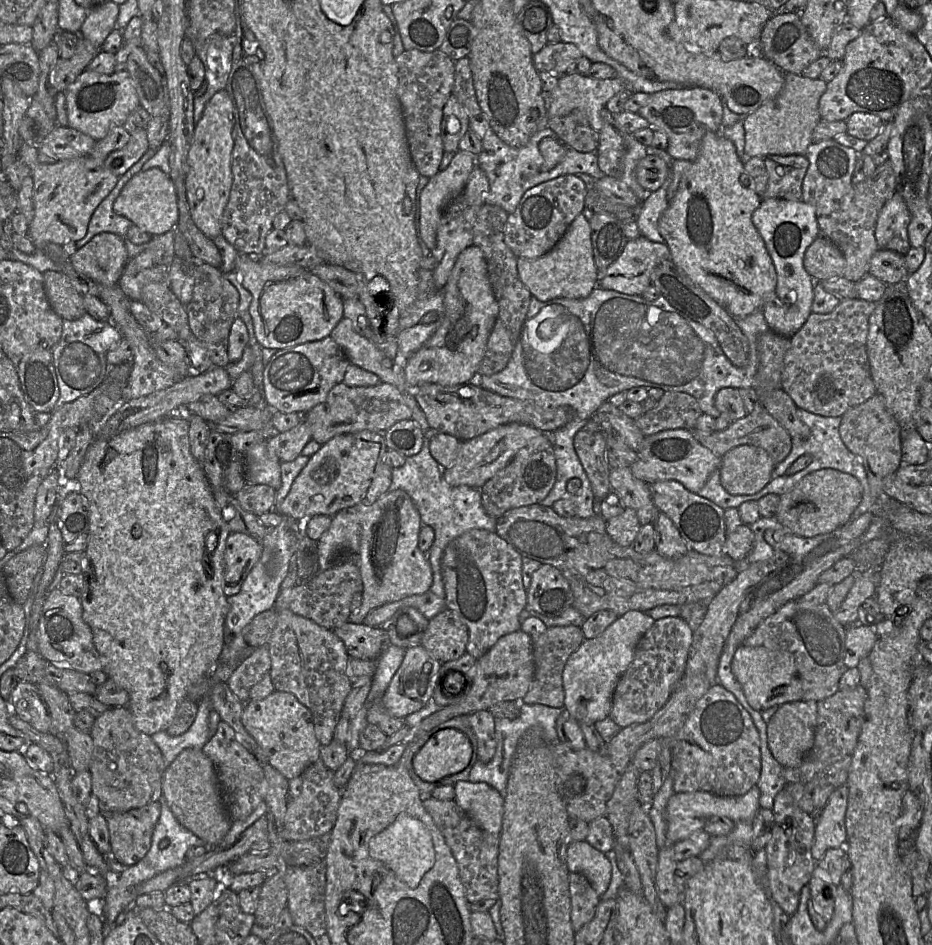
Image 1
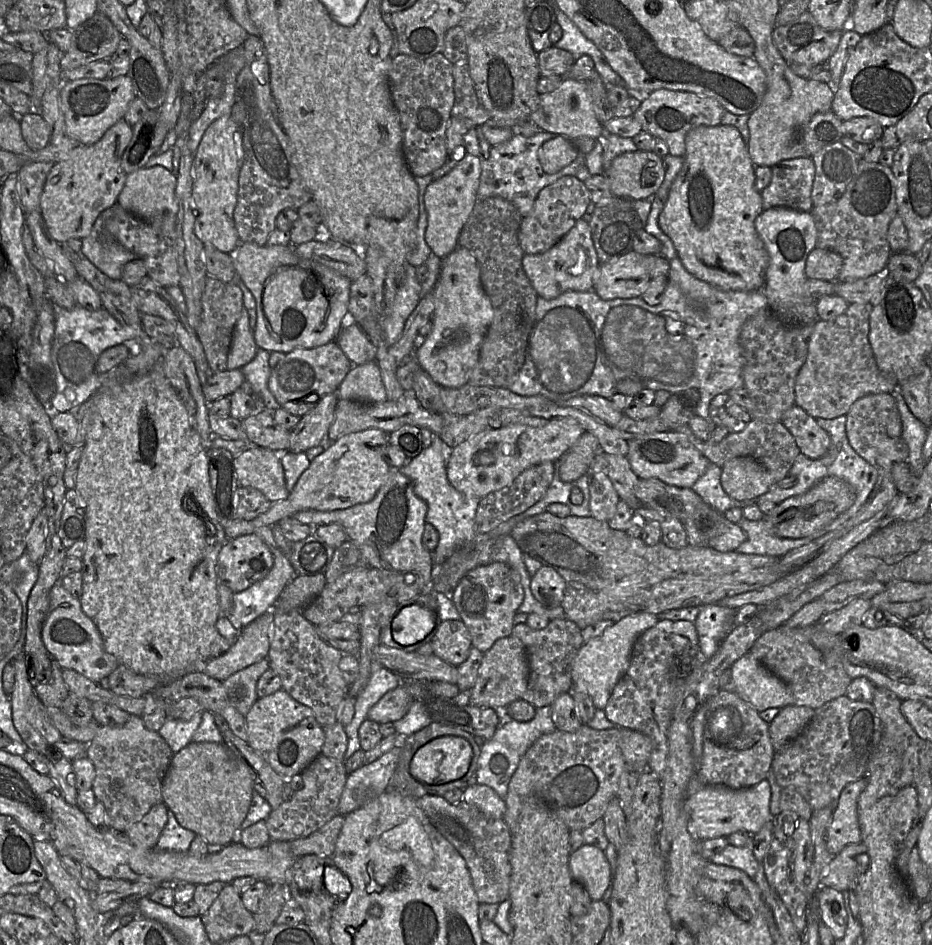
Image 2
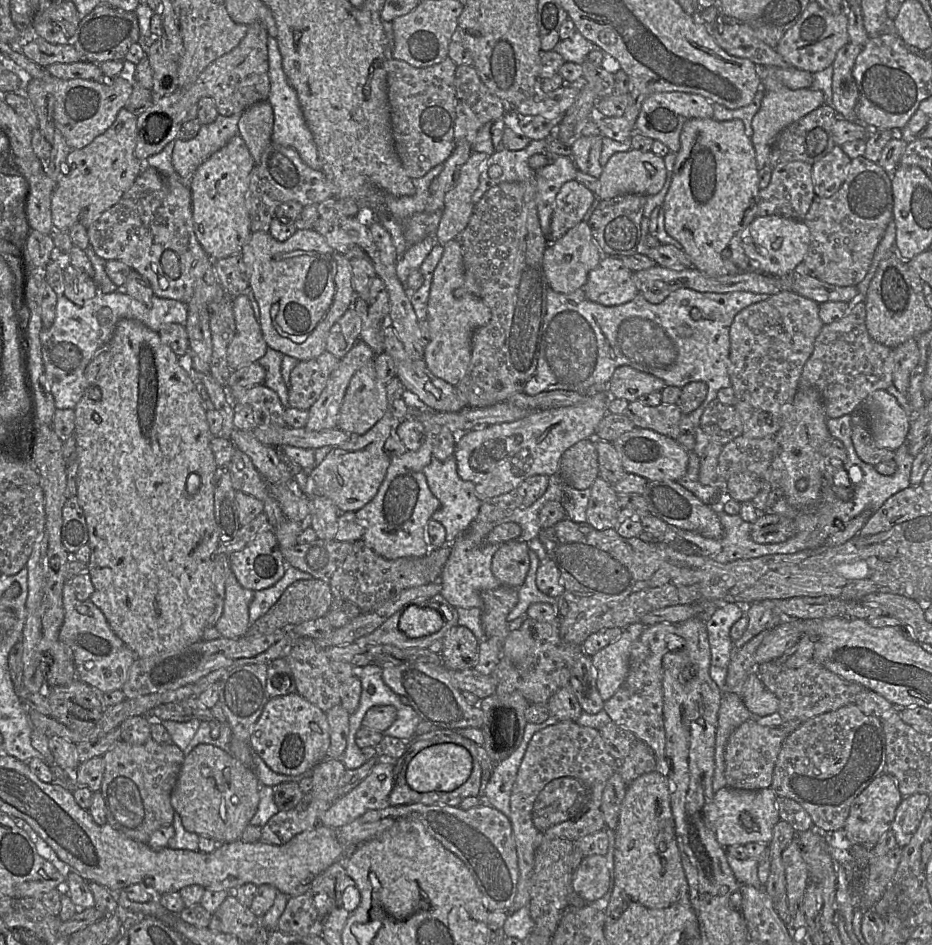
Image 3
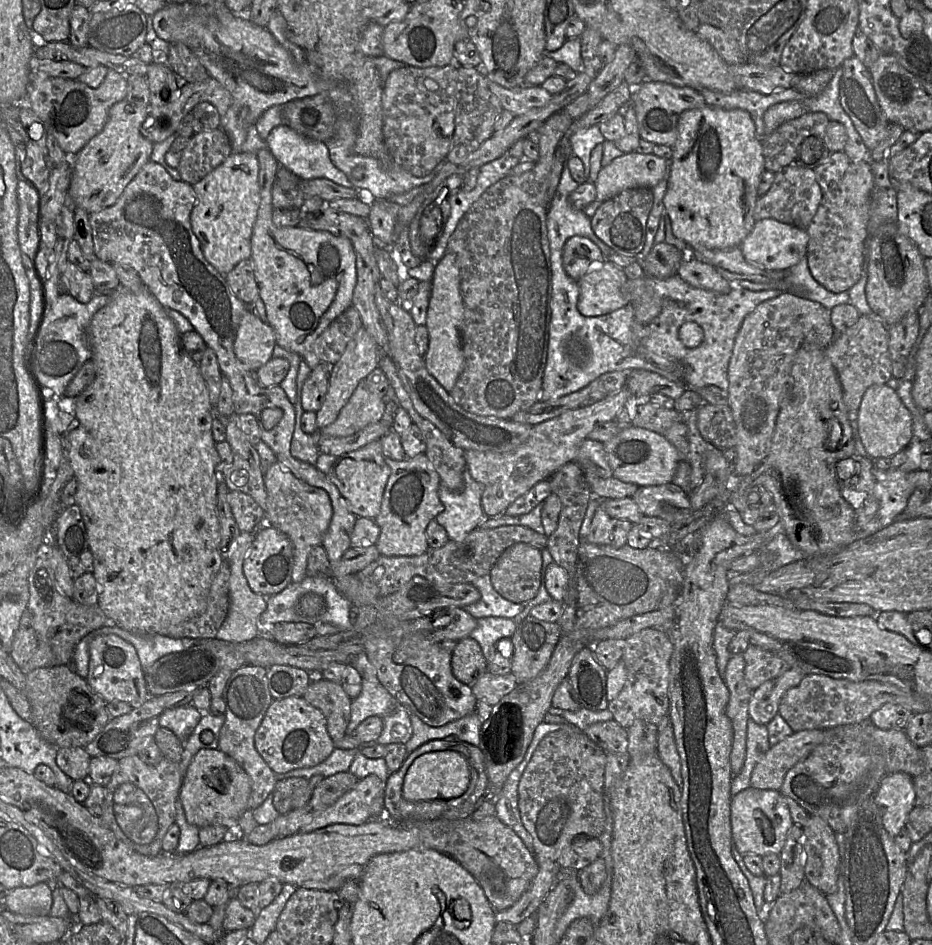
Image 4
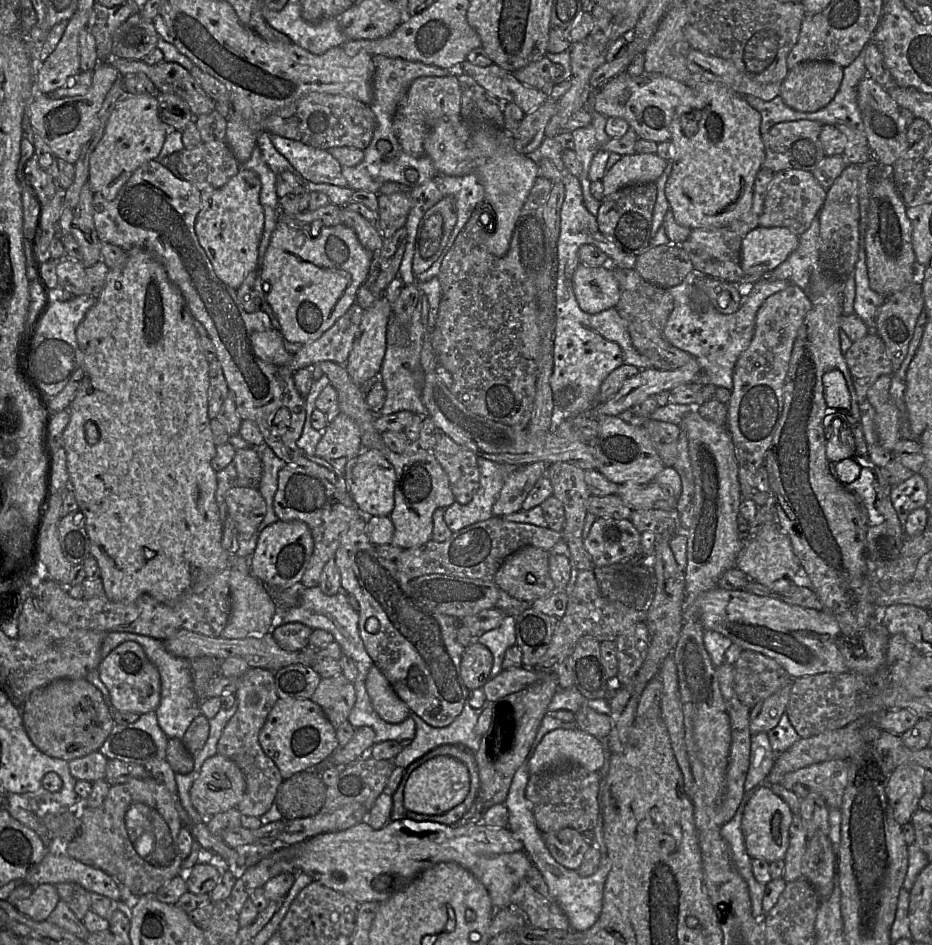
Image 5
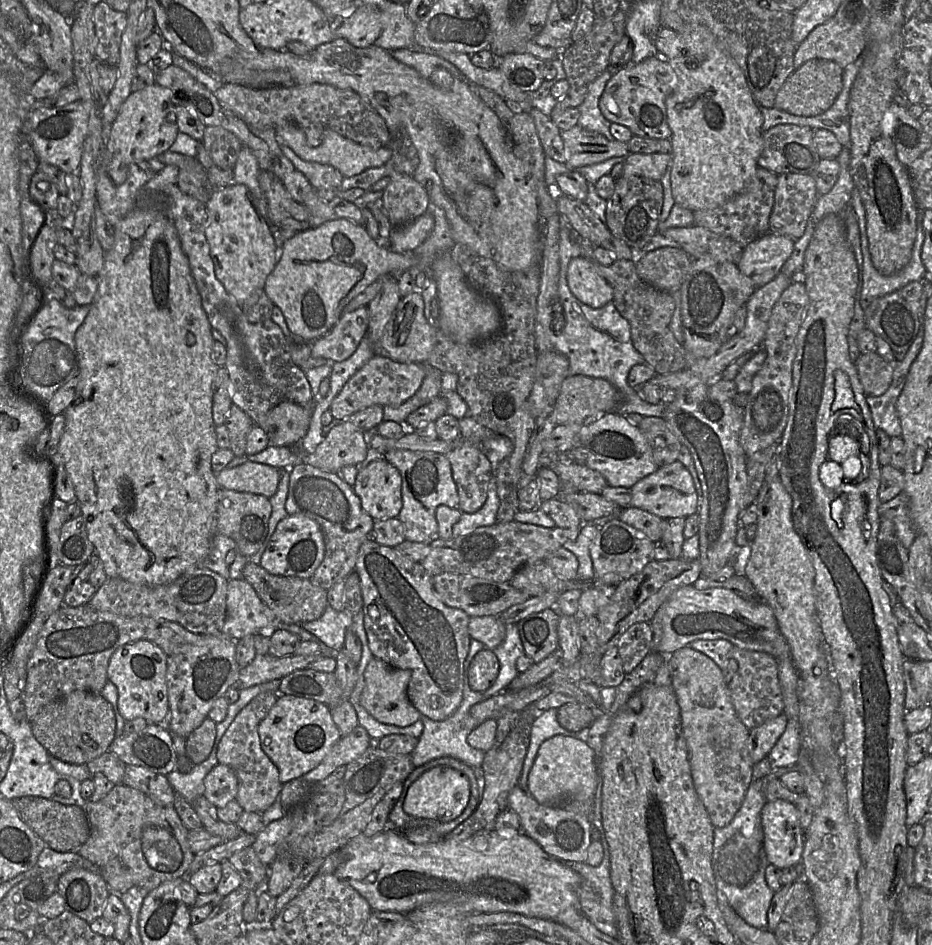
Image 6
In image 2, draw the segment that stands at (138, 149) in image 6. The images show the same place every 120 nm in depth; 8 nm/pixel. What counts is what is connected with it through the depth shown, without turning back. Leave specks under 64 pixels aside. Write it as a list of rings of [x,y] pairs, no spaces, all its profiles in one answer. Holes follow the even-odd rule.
[[[122,118],[111,126],[99,141],[90,145],[78,145],[68,154],[66,159],[53,165],[40,197],[40,213],[49,234],[56,241],[64,243],[71,238],[83,239],[87,237],[99,214],[117,202],[127,178],[127,174],[121,167],[121,160],[132,134],[133,126],[130,126]]]

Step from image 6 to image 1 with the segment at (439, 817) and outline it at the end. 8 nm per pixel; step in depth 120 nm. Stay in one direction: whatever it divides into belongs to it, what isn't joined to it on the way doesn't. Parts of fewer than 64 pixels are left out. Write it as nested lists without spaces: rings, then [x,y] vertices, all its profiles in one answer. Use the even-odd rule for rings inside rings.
[[[454,728],[434,733],[414,755],[415,773],[426,782],[436,782],[464,770],[470,763],[472,746],[468,737]]]

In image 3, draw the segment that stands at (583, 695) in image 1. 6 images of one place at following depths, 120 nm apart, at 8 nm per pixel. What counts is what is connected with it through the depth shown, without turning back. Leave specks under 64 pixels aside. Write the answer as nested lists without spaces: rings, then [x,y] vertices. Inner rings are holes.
[[[641,622],[626,626],[615,642],[591,657],[596,672],[597,689],[604,702],[610,699],[626,680],[631,647],[645,628]]]

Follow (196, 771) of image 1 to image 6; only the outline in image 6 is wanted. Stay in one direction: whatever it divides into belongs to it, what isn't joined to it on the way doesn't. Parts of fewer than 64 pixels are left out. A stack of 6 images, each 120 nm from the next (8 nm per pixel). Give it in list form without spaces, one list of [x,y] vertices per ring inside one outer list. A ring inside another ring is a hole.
[[[217,764],[204,779],[203,796],[216,808],[223,808],[236,799],[238,779],[232,768]]]

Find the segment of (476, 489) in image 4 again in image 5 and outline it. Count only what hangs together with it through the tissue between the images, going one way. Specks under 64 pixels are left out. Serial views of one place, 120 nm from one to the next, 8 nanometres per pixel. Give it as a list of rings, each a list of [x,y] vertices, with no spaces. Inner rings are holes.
[[[478,457],[478,466],[480,482],[473,499],[466,505],[455,501],[445,509],[444,520],[453,533],[492,518],[492,507],[506,477],[522,465],[503,465]]]

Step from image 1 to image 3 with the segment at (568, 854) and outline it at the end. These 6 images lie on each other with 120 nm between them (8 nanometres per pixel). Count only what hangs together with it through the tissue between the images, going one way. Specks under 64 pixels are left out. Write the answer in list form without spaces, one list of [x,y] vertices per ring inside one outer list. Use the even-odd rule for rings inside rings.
[[[586,856],[572,875],[571,889],[586,903],[591,903],[608,892],[609,878],[605,856]]]

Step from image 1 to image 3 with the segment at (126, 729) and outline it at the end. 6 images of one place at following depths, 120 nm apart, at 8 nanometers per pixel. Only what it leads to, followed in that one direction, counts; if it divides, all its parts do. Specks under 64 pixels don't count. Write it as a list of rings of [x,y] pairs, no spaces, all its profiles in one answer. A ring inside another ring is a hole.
[[[153,739],[143,745],[131,745],[123,740],[114,744],[103,756],[105,770],[100,792],[105,802],[106,821],[125,836],[147,844],[150,835],[162,826],[172,825],[174,809],[171,793],[184,761],[183,751],[175,744],[159,744]]]

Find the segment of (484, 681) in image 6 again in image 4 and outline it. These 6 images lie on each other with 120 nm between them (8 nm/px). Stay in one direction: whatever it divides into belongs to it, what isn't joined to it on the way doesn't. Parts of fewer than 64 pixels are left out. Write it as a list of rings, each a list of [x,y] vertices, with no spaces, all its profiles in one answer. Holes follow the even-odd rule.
[[[470,636],[457,641],[452,651],[451,668],[454,677],[471,686],[487,671],[487,661],[479,643]]]

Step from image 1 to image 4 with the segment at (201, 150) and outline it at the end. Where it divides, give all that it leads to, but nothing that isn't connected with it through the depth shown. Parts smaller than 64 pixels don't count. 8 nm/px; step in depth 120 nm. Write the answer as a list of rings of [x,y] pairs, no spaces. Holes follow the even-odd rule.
[[[232,152],[218,167],[192,185],[196,203],[190,215],[193,233],[200,242],[205,259],[222,275],[228,274],[240,261],[251,257],[251,237],[260,206],[259,163],[256,154]]]

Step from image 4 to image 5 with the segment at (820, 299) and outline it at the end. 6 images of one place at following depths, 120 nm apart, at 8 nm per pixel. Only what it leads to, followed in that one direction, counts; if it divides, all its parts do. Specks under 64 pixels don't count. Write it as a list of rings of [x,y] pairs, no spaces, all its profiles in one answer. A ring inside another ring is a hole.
[[[815,217],[809,228],[799,236],[797,248],[775,270],[761,279],[787,280],[806,290],[812,273],[821,268],[820,224],[818,217]]]

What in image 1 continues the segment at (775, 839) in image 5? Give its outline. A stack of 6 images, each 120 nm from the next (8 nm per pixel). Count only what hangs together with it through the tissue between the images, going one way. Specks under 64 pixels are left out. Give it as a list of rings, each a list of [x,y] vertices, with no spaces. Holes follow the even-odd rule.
[[[754,785],[746,794],[741,796],[721,796],[706,791],[678,792],[668,800],[666,806],[668,843],[674,844],[685,840],[696,831],[703,830],[708,818],[712,816],[727,817],[734,822],[753,821],[760,806],[760,789]]]

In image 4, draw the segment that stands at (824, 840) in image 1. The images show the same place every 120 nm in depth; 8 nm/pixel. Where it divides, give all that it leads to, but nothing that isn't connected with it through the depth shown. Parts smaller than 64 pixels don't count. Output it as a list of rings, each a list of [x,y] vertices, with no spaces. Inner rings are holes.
[[[902,772],[886,774],[874,794],[883,826],[893,837],[905,828],[909,813],[915,807],[913,778]]]

